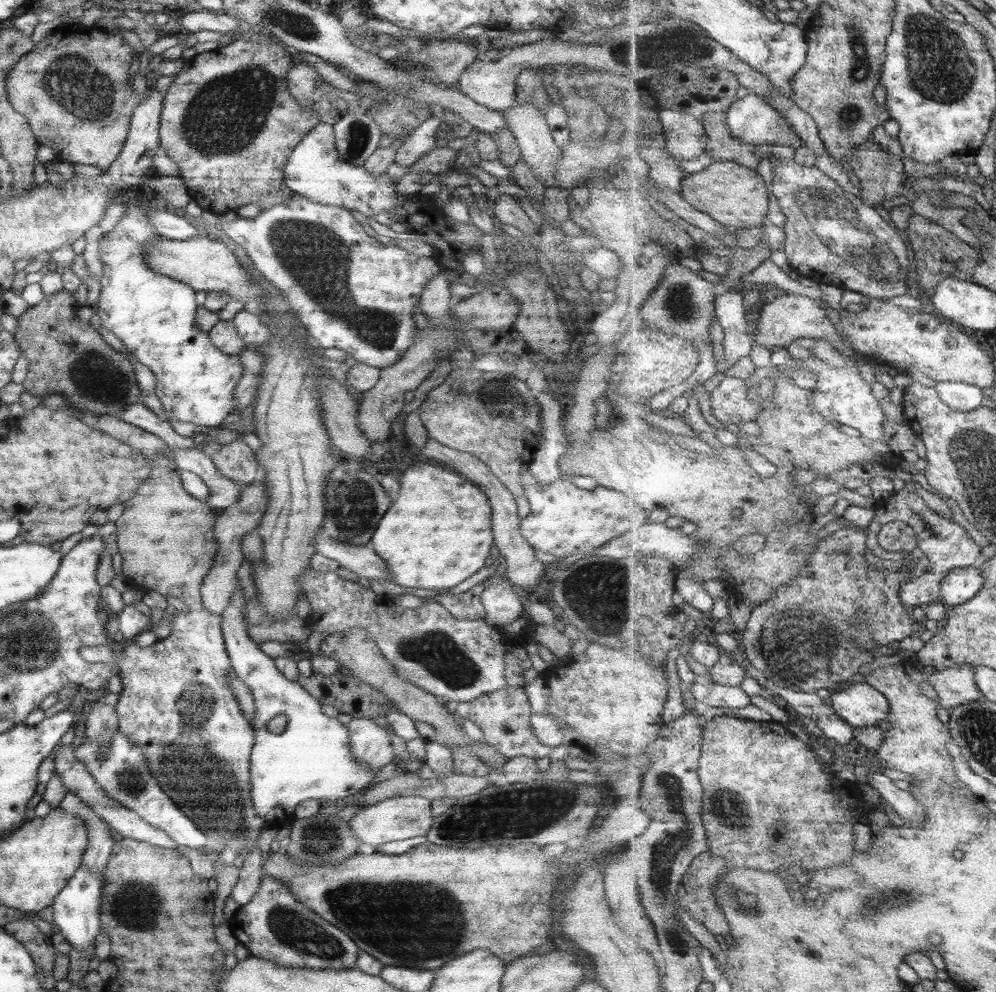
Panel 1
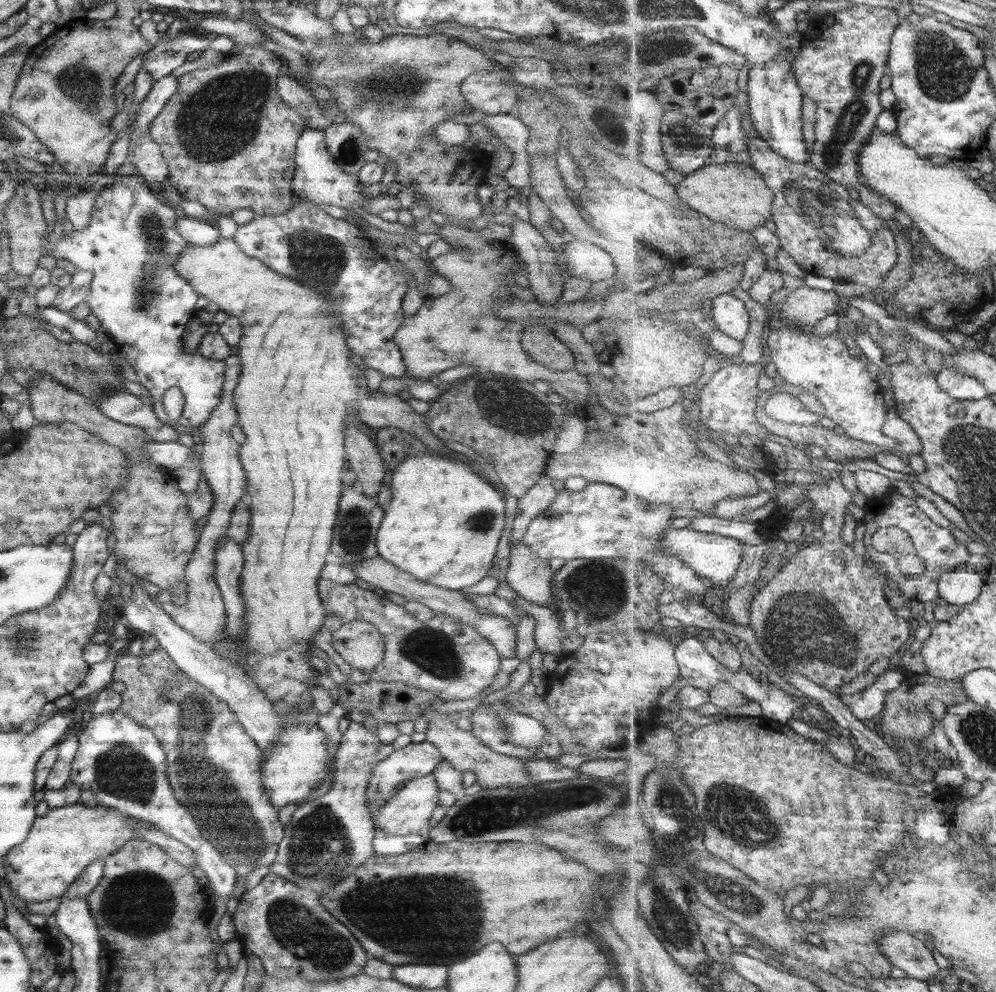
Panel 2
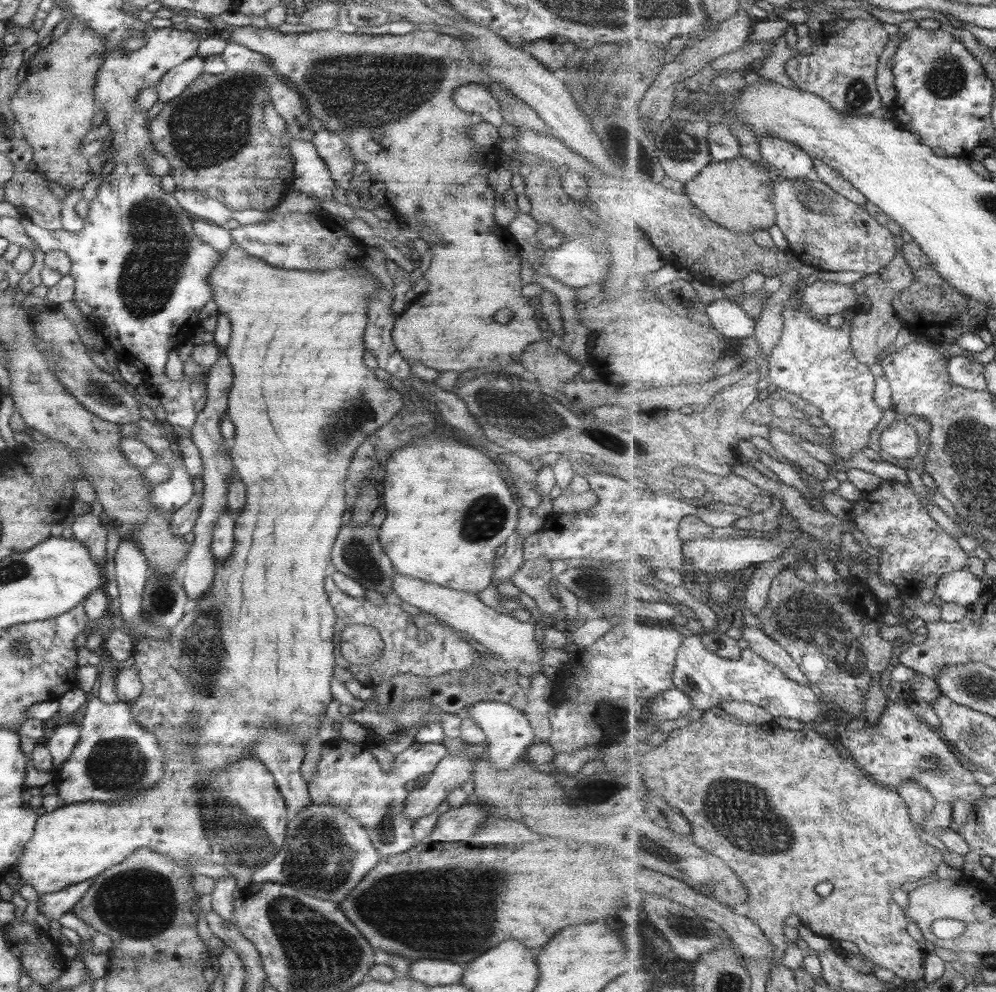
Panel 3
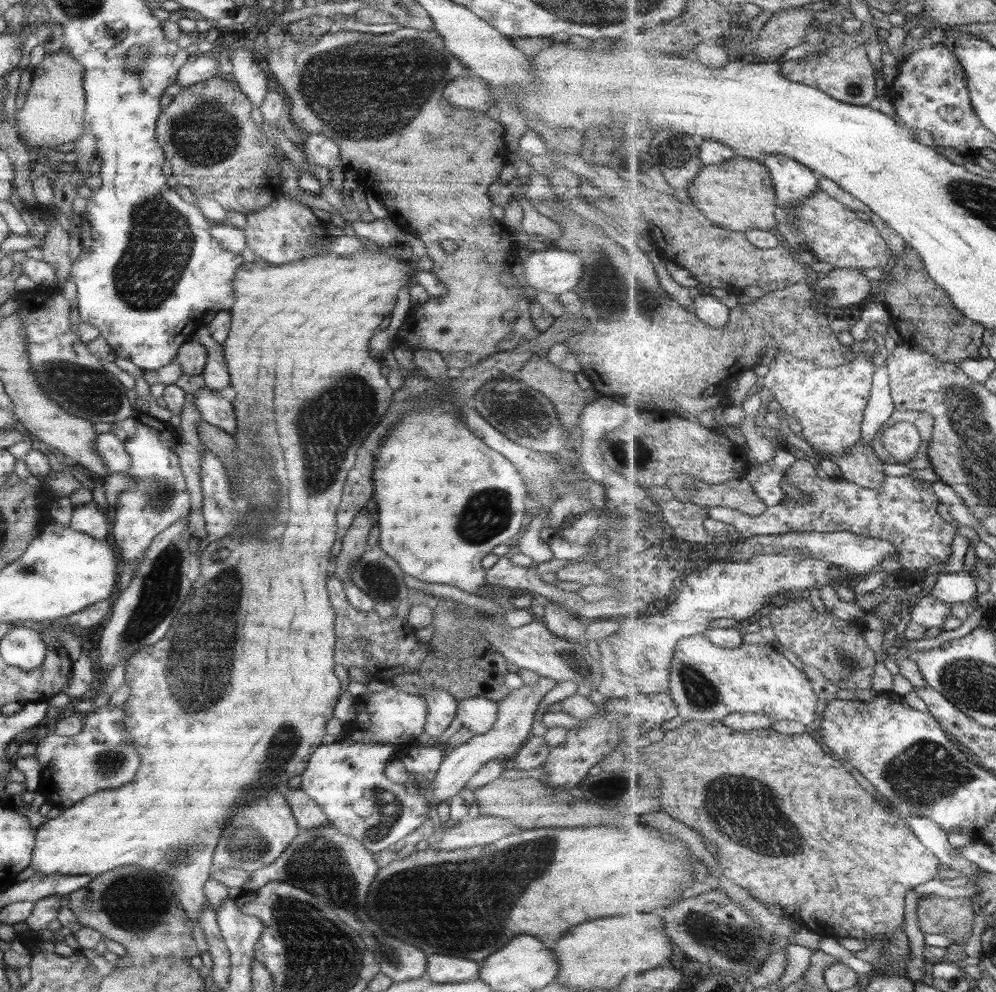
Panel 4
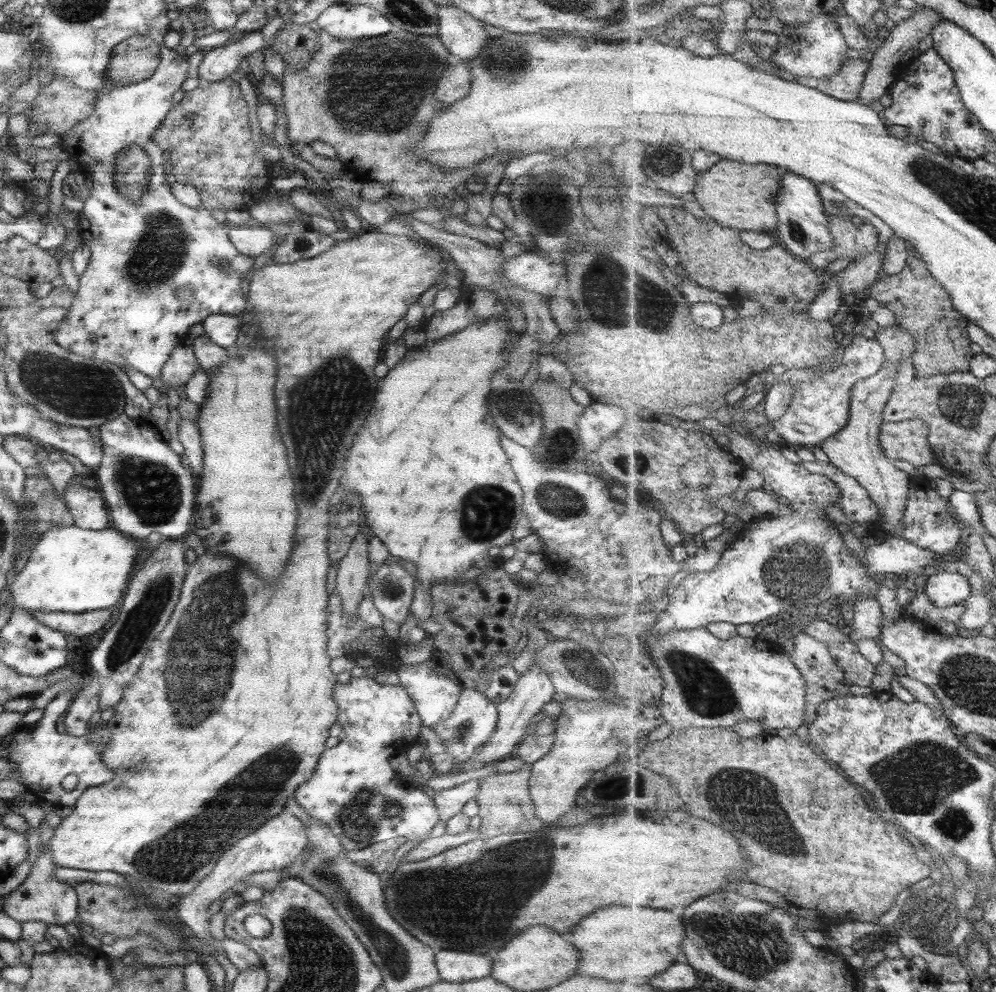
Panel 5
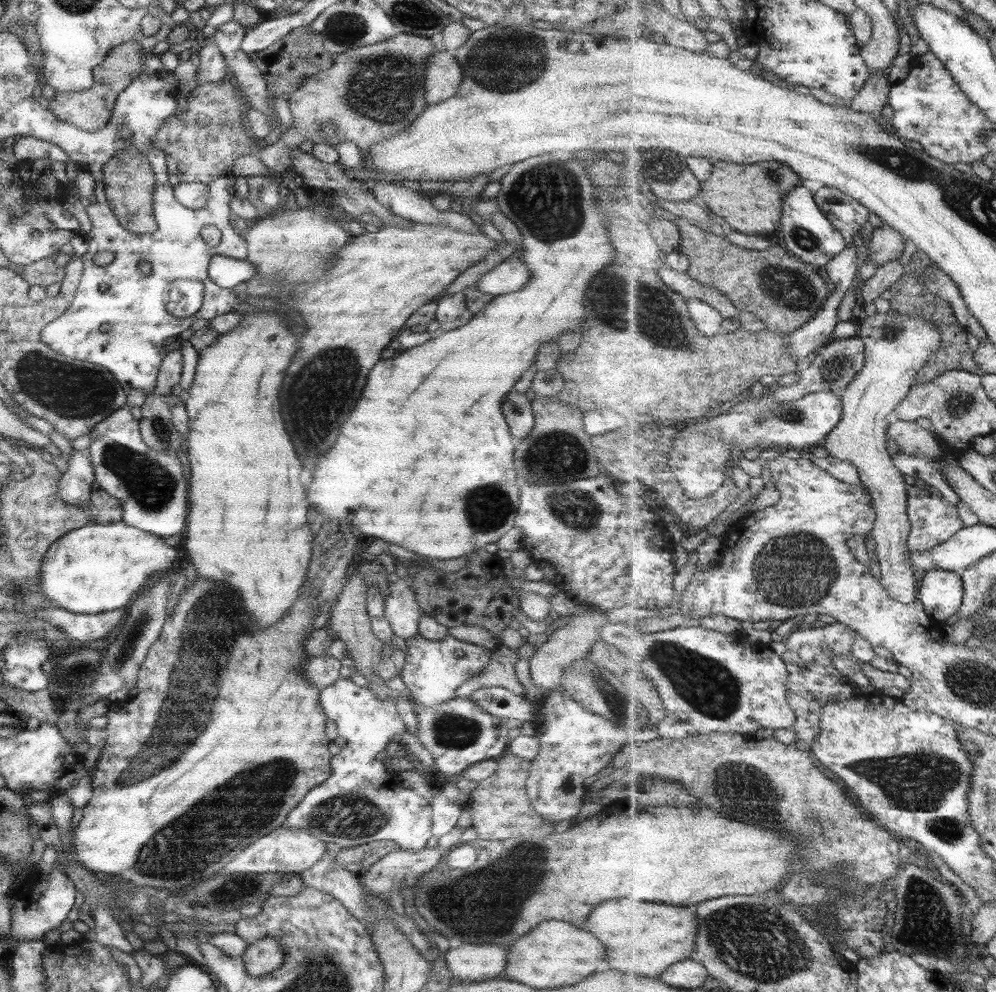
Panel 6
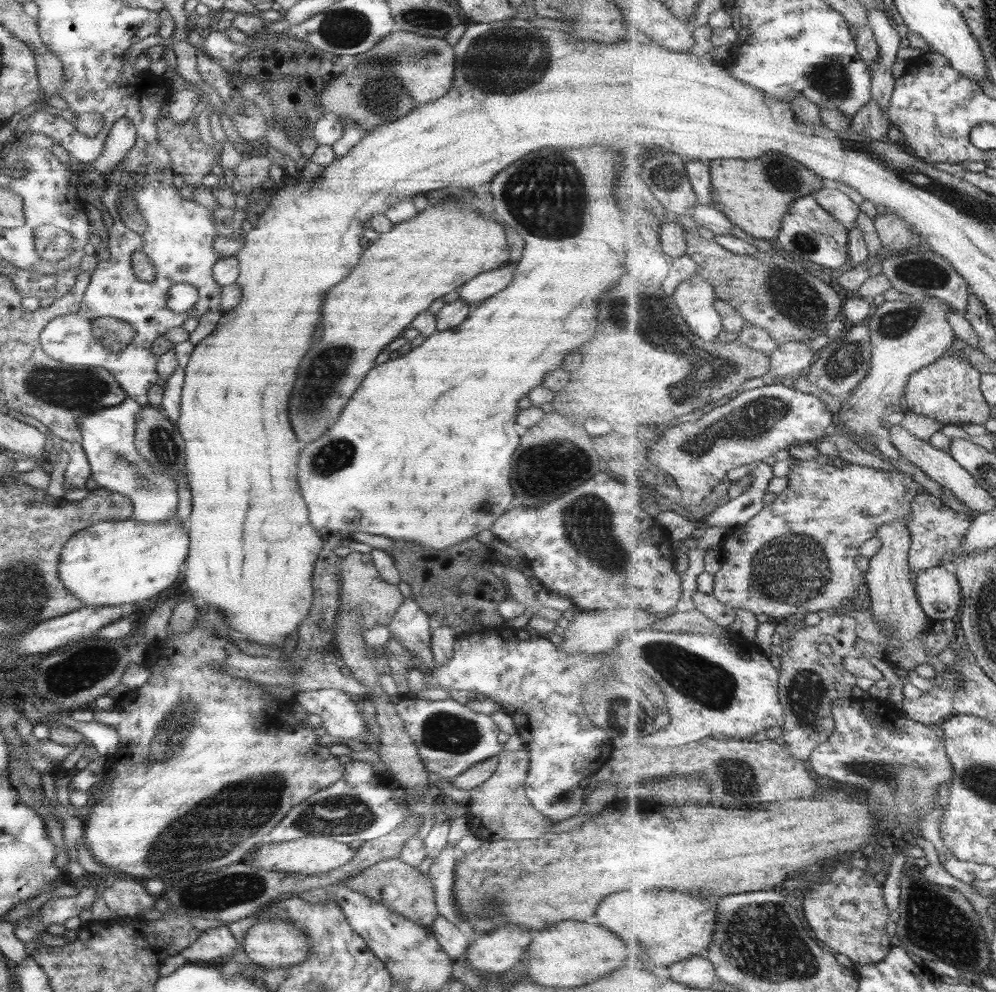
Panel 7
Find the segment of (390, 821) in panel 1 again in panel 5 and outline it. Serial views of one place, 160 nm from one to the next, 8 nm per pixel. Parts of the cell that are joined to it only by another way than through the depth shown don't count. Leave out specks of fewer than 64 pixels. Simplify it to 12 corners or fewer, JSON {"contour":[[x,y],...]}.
{"contour":[[532,664],[495,706],[491,737],[454,775],[512,755],[530,718],[556,699]]}

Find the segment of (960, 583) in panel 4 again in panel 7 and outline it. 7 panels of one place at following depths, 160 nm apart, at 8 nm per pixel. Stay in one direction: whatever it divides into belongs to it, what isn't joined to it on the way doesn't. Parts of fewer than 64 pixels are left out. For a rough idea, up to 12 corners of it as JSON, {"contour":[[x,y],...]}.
{"contour":[[942,566],[918,572],[916,592],[931,620],[953,618],[960,579]]}

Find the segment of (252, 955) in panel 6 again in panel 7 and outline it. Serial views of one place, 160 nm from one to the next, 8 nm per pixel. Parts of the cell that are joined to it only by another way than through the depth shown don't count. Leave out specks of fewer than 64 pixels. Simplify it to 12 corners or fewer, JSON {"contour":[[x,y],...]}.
{"contour":[[279,917],[247,928],[246,958],[265,970],[309,955],[305,931]]}

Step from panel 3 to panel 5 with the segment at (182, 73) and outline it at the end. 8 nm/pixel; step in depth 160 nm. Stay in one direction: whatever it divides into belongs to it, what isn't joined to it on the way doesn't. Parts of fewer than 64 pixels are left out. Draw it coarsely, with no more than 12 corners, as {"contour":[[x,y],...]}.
{"contour":[[259,30],[204,50],[201,82],[223,80],[240,60],[266,46]]}

